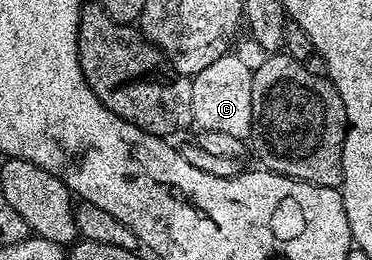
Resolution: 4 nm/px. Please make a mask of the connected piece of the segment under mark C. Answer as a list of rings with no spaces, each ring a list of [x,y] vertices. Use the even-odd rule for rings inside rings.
[[[235,52],[223,54],[214,64],[202,68],[192,78],[192,91],[194,92],[194,112],[192,121],[200,130],[210,132],[226,132],[230,136],[238,136],[241,140],[251,139],[252,136],[252,72],[253,67],[247,66]]]

